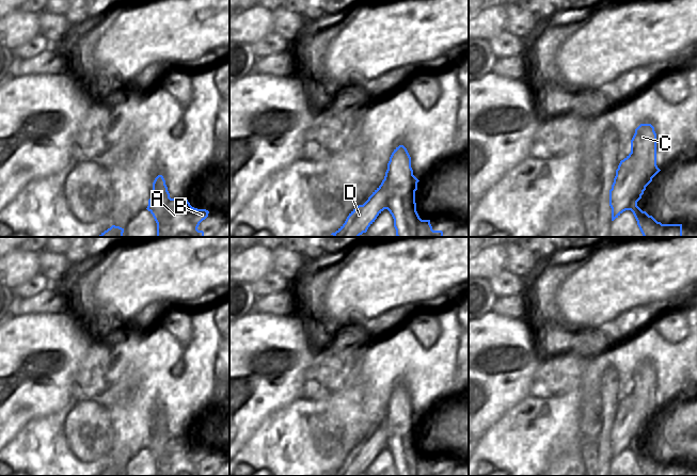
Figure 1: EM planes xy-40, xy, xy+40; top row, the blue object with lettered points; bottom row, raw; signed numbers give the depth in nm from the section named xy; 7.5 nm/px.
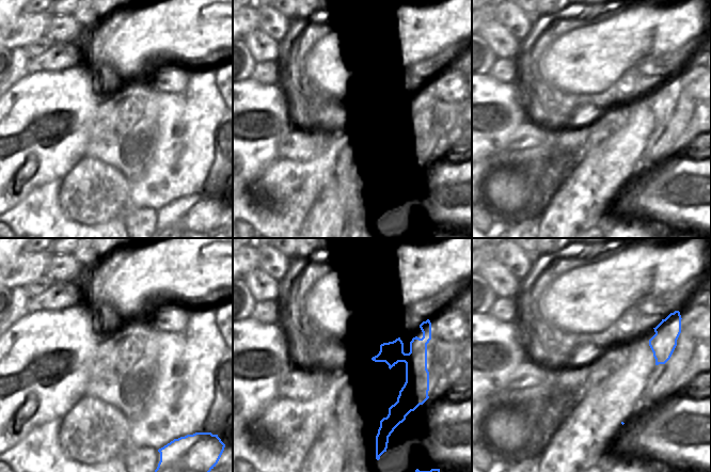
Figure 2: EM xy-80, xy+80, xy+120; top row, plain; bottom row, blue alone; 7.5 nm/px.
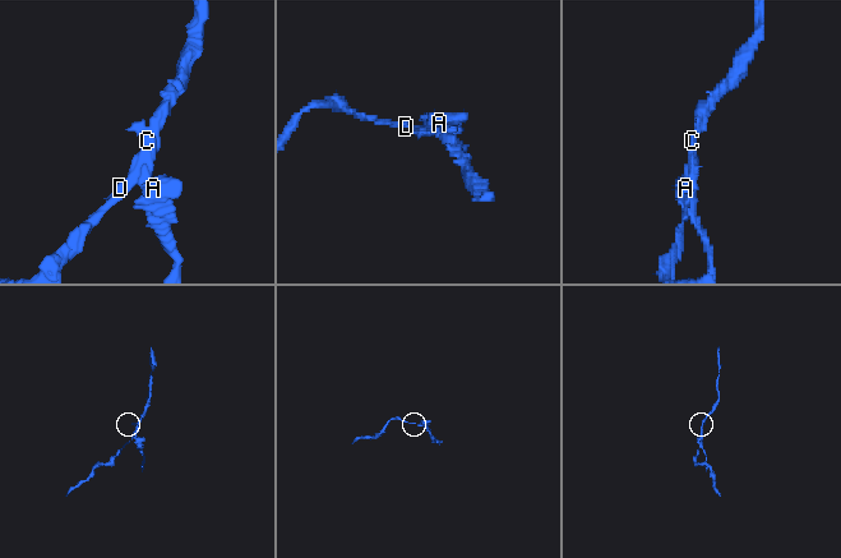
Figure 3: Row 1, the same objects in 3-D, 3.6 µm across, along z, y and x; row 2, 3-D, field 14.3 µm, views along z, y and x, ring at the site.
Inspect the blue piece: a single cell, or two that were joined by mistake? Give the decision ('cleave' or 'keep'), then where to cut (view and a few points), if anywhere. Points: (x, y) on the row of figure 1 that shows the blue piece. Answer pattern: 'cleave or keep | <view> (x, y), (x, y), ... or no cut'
cleave | xy+40 (618, 168), (622, 177), (632, 183), (632, 188), (640, 196)

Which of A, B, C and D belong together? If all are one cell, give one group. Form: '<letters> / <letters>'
A B C / D

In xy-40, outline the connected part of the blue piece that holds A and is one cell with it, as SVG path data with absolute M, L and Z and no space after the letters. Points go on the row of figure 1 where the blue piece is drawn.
M158 175L153 183L153 195L146 209L157 223L157 237L205 237L204 232L197 227L208 217L209 211L192 207L186 197L171 199L162 175Z

